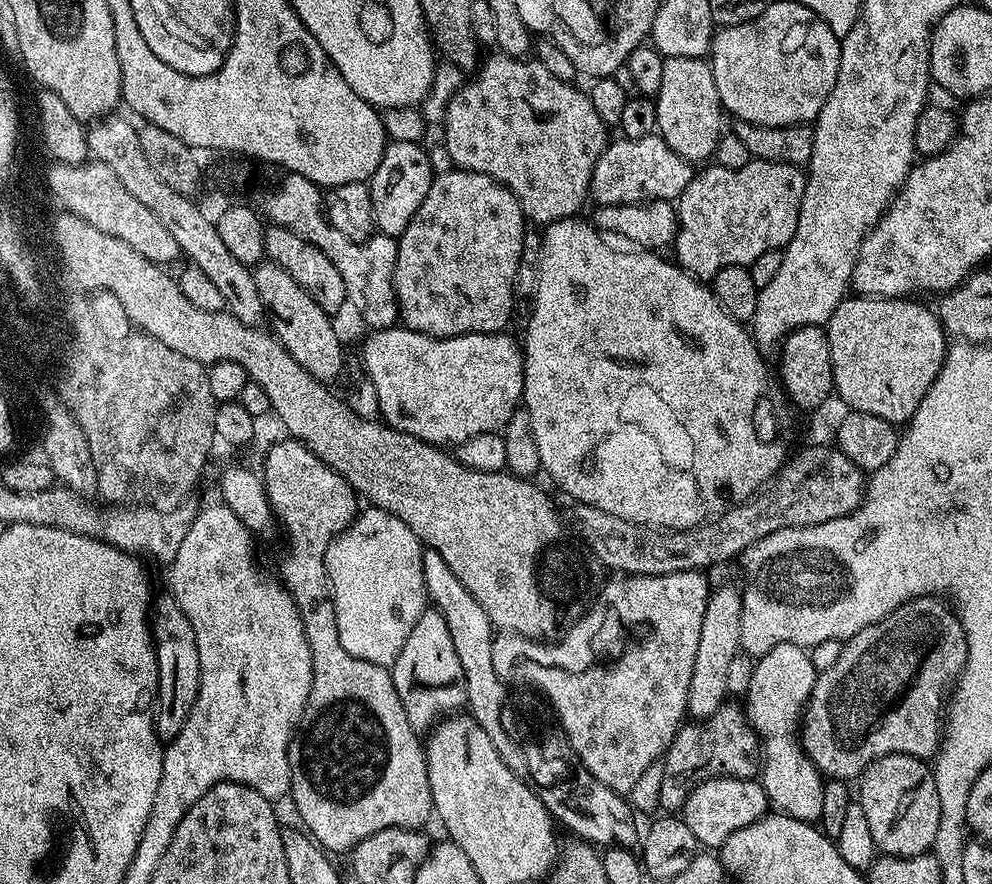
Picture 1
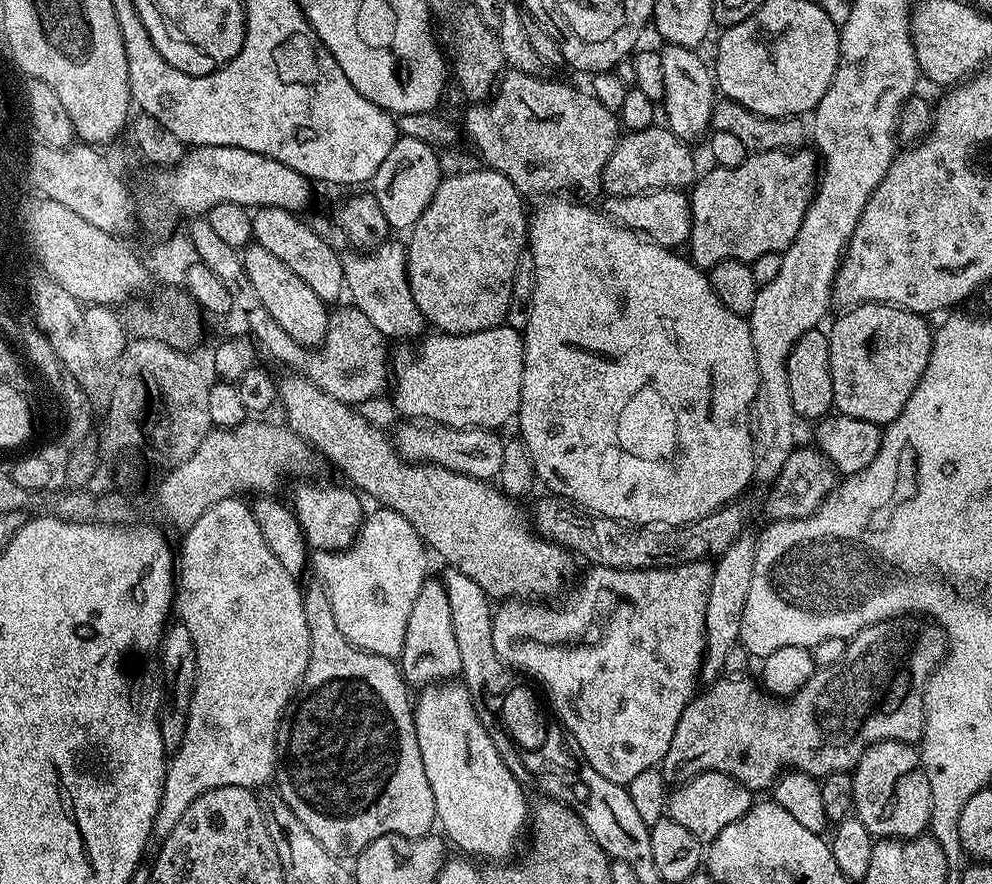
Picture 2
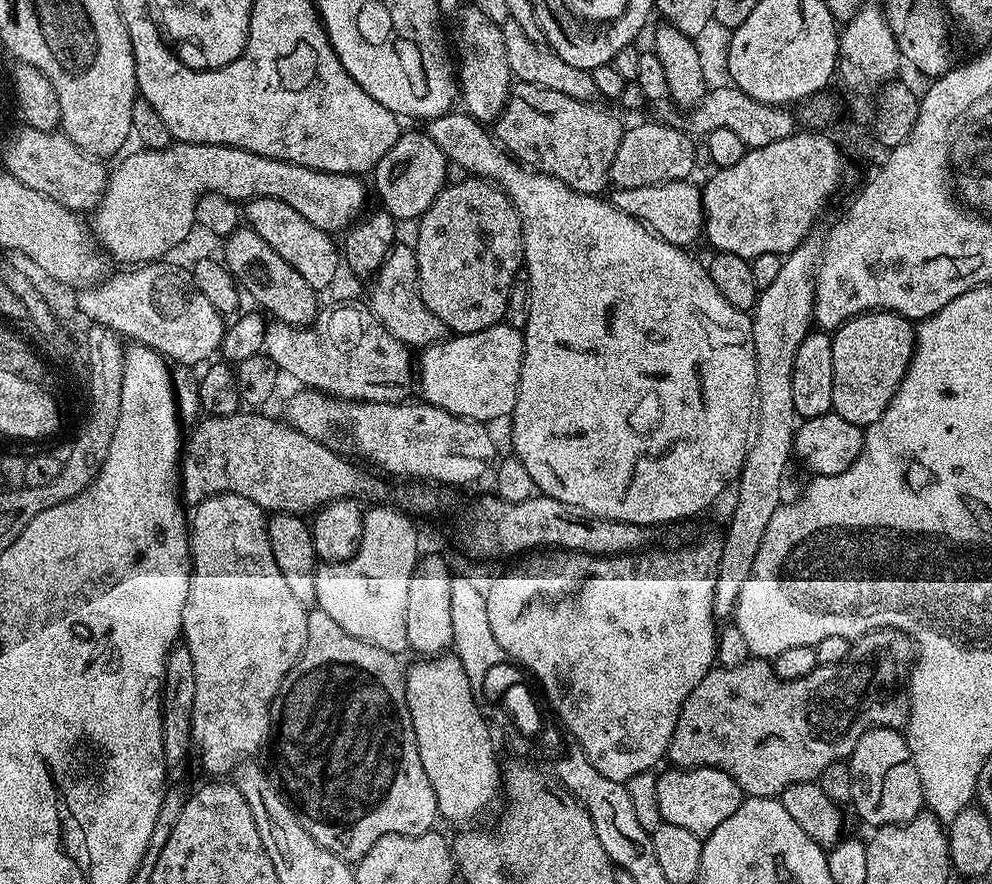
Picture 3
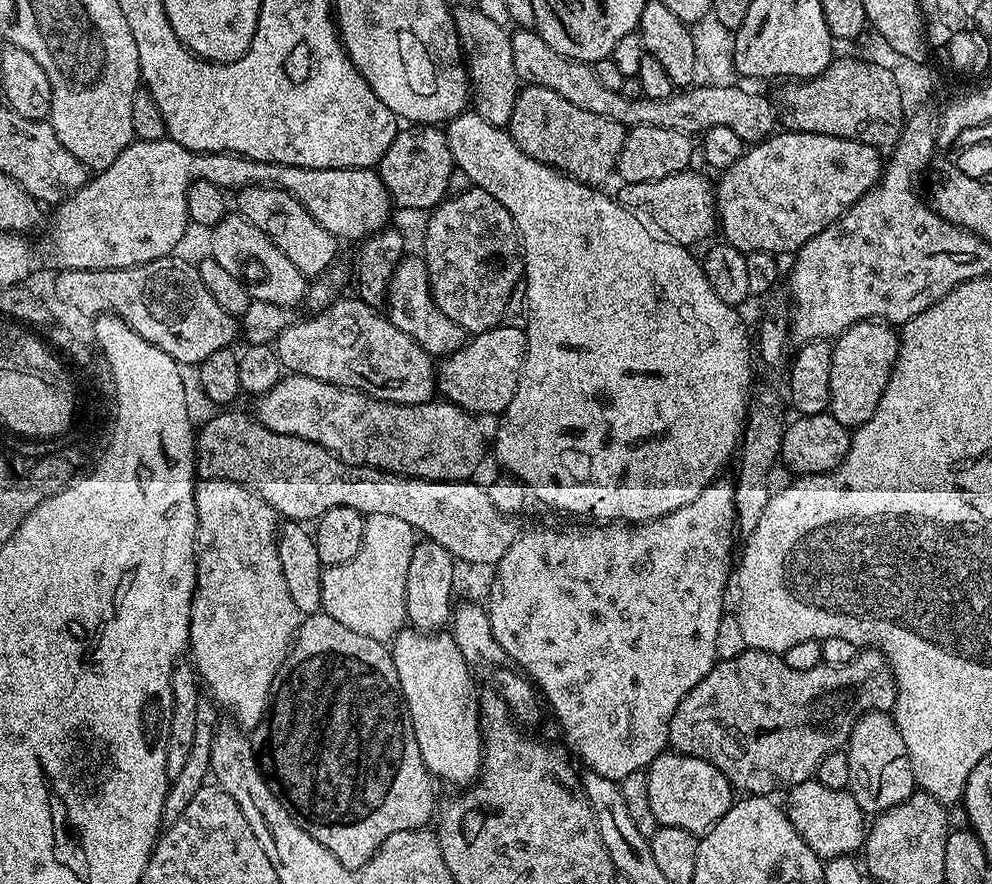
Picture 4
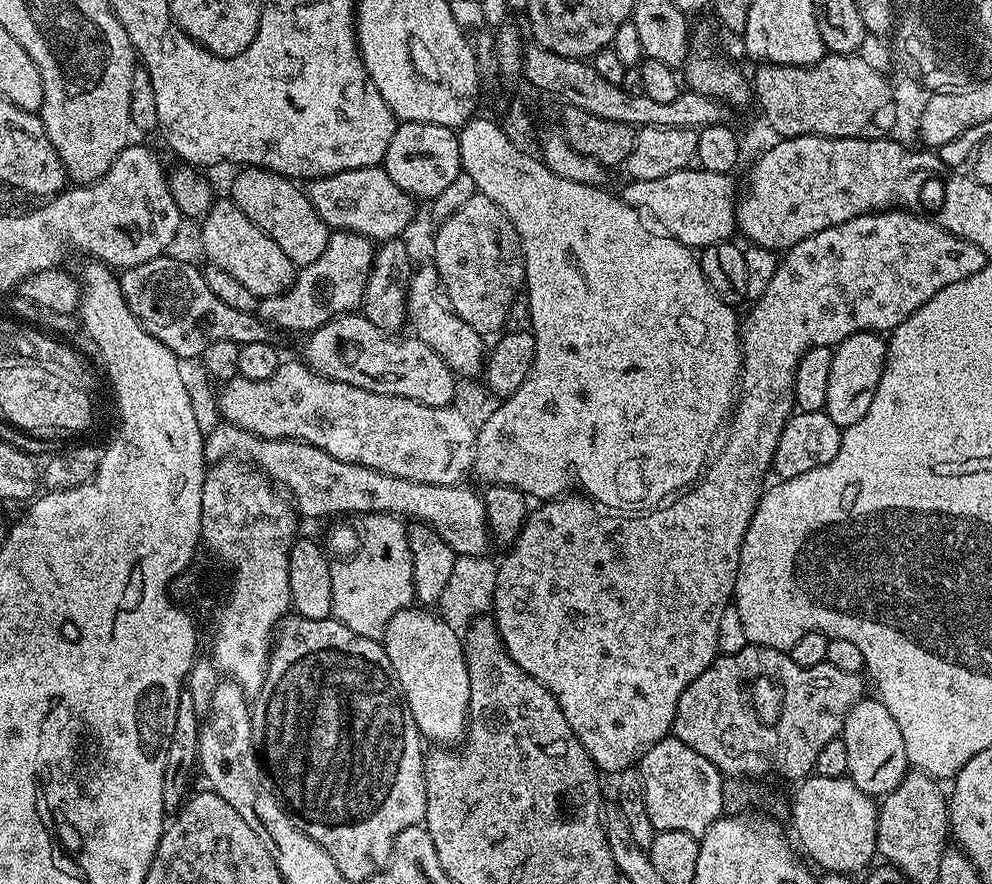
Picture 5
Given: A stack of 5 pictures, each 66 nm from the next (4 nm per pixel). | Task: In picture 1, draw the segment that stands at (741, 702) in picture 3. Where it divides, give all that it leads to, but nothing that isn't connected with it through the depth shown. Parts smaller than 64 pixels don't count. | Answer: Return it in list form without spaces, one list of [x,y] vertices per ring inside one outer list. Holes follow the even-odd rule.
[[[915,596],[910,602],[898,606],[898,610],[894,610],[886,618],[882,618],[873,624],[861,626],[858,634],[854,634],[848,640],[843,641],[843,646],[842,654],[838,654],[838,662],[834,662],[834,666],[830,666],[830,670],[817,675],[814,690],[810,694],[808,704],[804,707],[804,715],[798,733],[800,745],[803,746],[810,762],[814,762],[814,766],[820,772],[820,775],[833,780],[852,782],[859,778],[878,758],[883,756],[906,754],[922,761],[935,757],[942,739],[942,713],[946,708],[946,697],[955,685],[968,657],[966,634],[962,630],[960,619],[956,617],[951,607],[943,599],[935,596]],[[726,702],[707,720],[685,722],[670,742],[662,757],[662,794],[660,808],[676,814],[684,807],[684,800],[702,780],[717,780],[720,776],[751,780],[762,772],[762,745],[756,731],[748,724],[748,717],[739,703]]]

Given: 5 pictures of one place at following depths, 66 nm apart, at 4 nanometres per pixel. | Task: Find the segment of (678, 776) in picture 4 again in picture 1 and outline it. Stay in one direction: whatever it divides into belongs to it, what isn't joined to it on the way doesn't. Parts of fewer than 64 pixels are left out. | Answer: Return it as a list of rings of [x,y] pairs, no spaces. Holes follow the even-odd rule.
[[[718,777],[717,780],[702,780],[684,800],[682,818],[690,826],[697,845],[708,850],[718,850],[742,826],[758,822],[769,811],[768,796],[764,793],[763,783],[759,779],[739,780],[738,778]]]

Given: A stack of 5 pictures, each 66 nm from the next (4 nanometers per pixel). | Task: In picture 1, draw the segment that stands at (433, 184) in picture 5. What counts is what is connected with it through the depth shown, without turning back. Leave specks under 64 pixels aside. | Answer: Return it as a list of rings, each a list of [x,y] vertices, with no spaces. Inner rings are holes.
[[[394,140],[385,147],[382,162],[378,162],[378,170],[374,170],[370,181],[379,235],[398,238],[404,233],[406,226],[410,226],[410,218],[418,214],[418,206],[422,206],[422,198],[426,198],[433,179],[432,163],[420,144]]]

